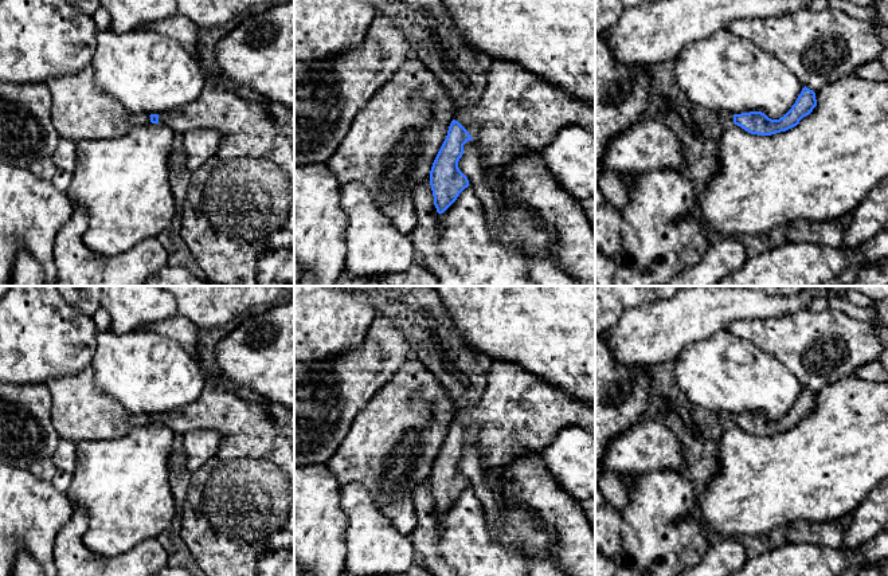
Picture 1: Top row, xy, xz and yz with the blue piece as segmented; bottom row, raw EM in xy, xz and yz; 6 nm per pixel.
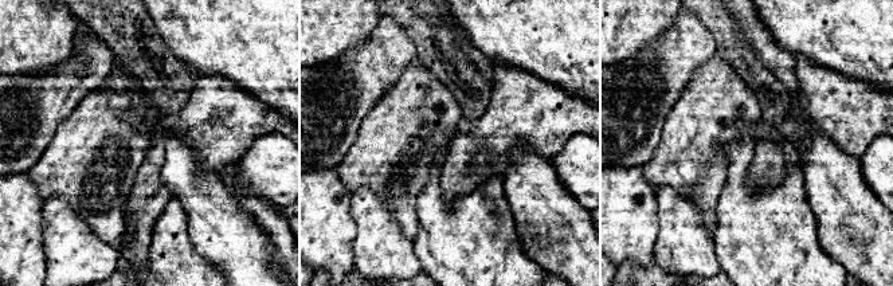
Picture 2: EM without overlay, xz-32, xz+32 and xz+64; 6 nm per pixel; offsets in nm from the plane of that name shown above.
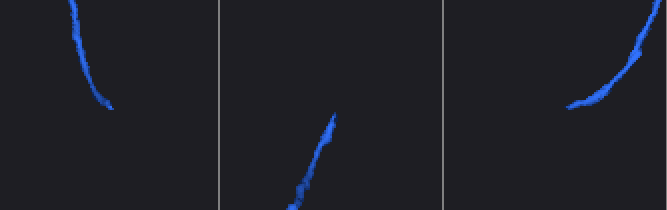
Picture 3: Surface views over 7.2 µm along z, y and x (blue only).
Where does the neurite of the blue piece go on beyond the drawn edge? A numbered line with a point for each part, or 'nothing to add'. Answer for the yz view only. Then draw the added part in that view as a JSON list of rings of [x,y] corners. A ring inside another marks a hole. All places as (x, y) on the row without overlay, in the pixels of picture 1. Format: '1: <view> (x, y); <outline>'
1: yz (726, 418); [[[719,412],[717,414],[720,420],[725,424],[725,426],[732,426],[734,424],[734,415],[728,414],[728,412]]]

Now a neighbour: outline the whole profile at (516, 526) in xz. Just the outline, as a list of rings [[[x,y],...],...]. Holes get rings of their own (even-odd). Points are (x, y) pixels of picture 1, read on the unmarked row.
[[[476,439],[463,446],[458,469],[486,510],[488,529],[501,545],[527,560],[528,576],[571,576],[552,553],[556,533],[529,508],[515,503],[508,497],[501,467],[485,463],[485,448]]]

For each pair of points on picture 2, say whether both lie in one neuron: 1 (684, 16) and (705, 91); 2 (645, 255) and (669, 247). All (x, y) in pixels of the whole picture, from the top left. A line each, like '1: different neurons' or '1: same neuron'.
1: different neurons
2: different neurons

